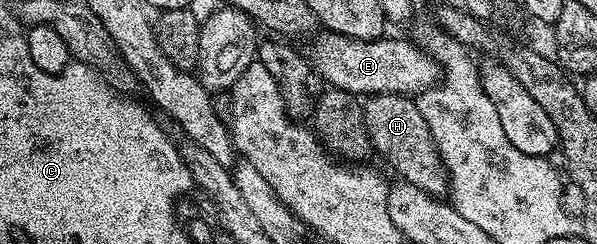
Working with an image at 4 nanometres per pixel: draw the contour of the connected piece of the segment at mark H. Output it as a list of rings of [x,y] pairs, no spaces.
[[[377,92],[363,103],[362,109],[371,149],[379,152],[402,175],[399,177],[405,183],[424,190],[429,196],[445,197],[450,187],[450,175],[442,164],[432,130],[428,130],[428,122],[424,122],[424,114],[420,114],[417,99]]]

